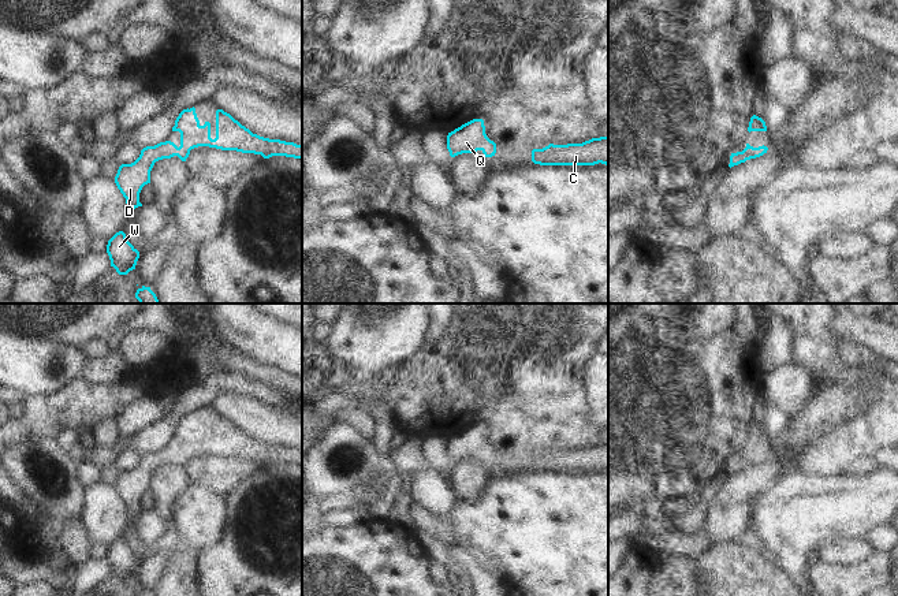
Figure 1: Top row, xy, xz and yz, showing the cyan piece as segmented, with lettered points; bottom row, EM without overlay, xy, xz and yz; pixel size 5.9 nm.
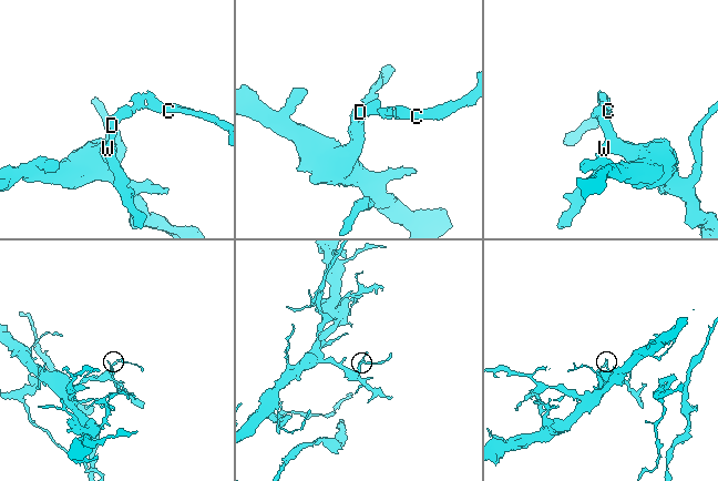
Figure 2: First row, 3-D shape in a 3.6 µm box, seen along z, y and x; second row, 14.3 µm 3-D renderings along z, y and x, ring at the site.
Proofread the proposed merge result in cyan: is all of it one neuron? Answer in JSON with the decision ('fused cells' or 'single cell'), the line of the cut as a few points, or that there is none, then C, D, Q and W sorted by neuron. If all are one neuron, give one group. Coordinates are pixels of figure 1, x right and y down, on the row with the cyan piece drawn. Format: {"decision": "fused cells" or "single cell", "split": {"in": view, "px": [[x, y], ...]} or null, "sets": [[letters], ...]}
{"decision": "single cell", "split": null, "sets": [["C", "D", "Q", "W"]]}

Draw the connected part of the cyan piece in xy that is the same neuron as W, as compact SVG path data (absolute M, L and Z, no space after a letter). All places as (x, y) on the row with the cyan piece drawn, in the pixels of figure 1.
M123 231L116 232L108 241L107 253L111 260L111 267L113 267L119 275L127 275L135 269L139 258L139 252L127 241Z

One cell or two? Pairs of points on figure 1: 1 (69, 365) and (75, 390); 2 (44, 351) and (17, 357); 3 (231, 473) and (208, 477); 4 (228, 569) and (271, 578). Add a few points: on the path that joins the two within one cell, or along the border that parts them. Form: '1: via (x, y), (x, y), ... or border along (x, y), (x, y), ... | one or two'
1: border along (81, 375), (45, 395) | two
2: via (37, 357), (23, 357) | one
3: via (226, 473), (213, 473) | one
4: via (239, 577), (260, 578) | one

